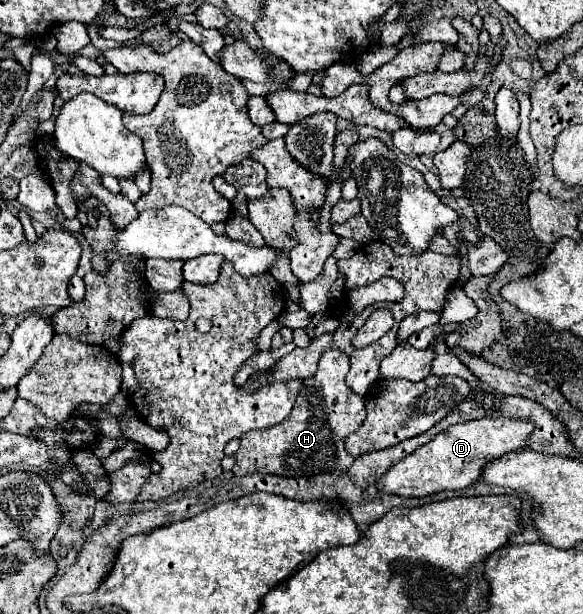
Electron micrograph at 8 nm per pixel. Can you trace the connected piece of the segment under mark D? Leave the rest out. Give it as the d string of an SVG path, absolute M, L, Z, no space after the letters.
M478 419L468 423L456 423L444 433L438 433L430 443L422 445L396 465L392 465L384 475L380 475L378 489L382 493L400 495L400 497L428 497L438 491L464 489L478 481L480 471L494 457L500 457L508 451L524 447L526 437L532 433L530 421L520 419Z

